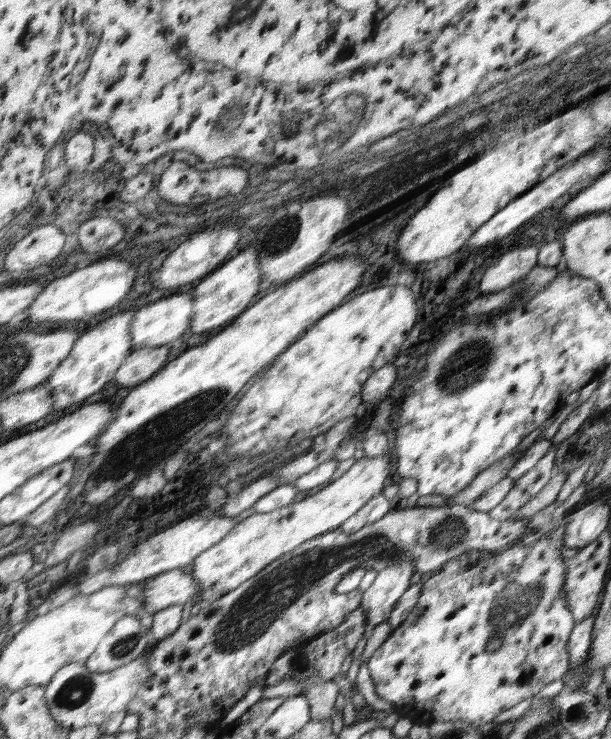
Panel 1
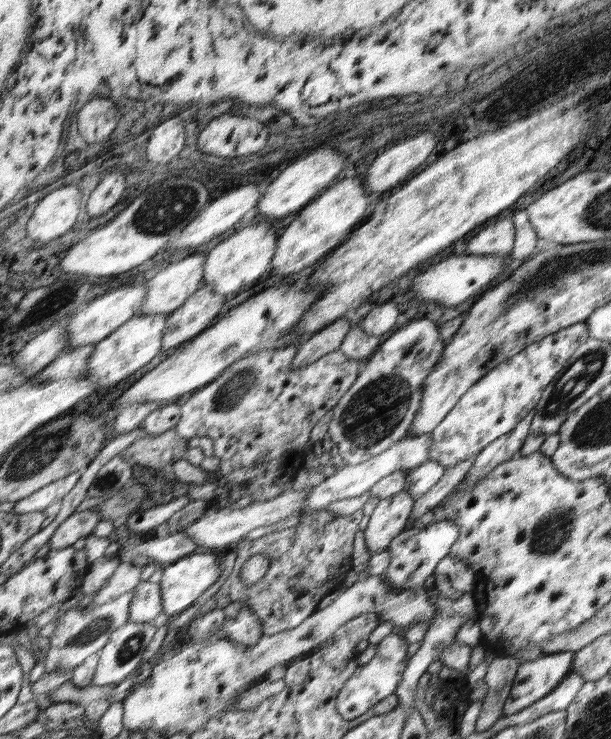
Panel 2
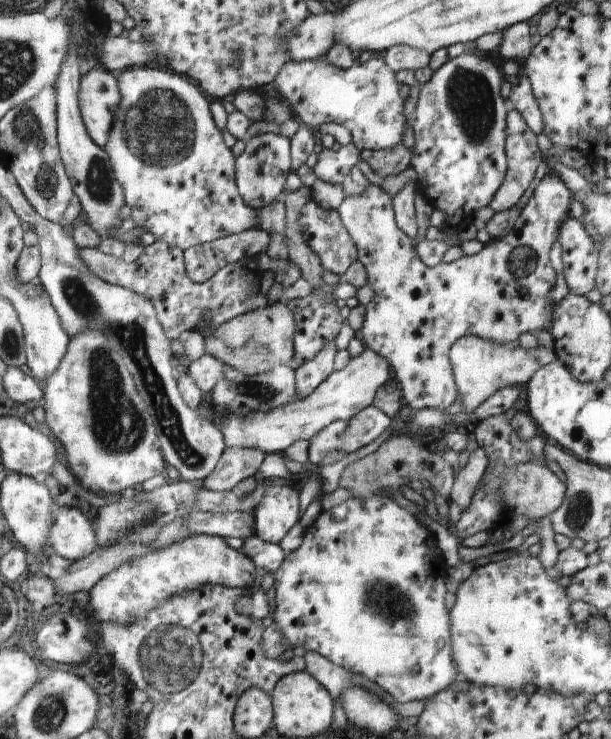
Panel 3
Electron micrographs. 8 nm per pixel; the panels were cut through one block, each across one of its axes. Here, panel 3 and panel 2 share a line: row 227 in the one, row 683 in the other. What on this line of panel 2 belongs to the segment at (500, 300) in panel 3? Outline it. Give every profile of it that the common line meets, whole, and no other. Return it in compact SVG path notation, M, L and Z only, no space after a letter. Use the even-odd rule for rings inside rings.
M393 632L377 645L378 649L374 657L367 664L358 666L354 670L353 676L350 676L342 687L336 704L342 718L354 720L361 717L374 705L380 705L386 697L394 696L397 692L398 683L402 680L402 673L409 664L410 656L407 654L409 644L404 637ZM566 651L522 662L501 716L517 713L552 693L572 672L573 658L574 652Z

